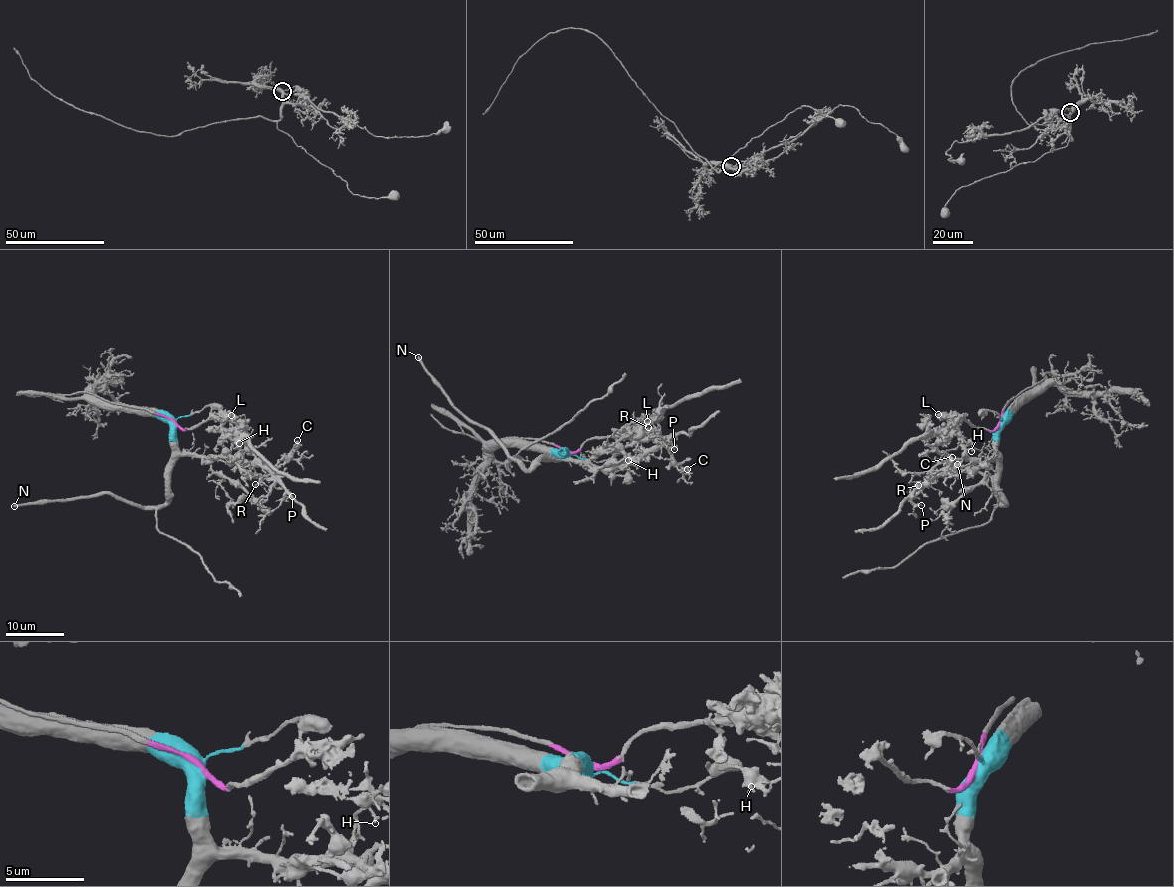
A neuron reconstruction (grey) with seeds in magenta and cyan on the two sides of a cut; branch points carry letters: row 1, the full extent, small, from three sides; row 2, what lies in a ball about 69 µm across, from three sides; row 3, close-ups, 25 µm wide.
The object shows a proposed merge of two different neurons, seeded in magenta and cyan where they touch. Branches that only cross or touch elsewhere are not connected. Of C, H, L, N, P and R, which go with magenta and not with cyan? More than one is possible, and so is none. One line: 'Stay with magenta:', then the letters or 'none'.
Stay with magenta: H, L

